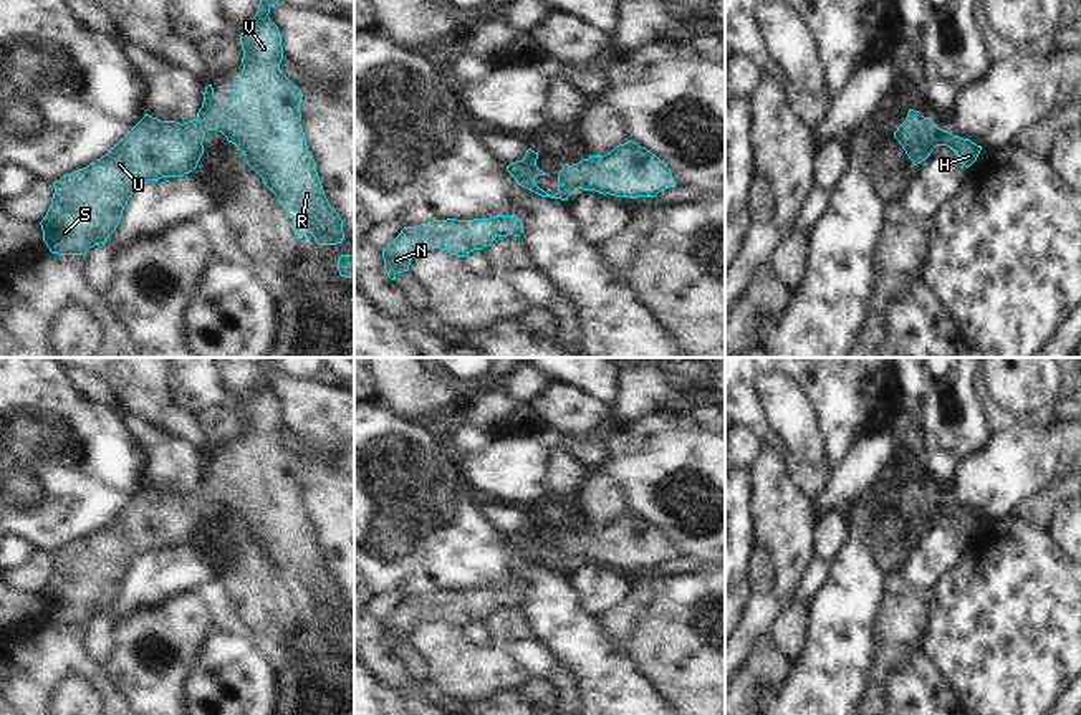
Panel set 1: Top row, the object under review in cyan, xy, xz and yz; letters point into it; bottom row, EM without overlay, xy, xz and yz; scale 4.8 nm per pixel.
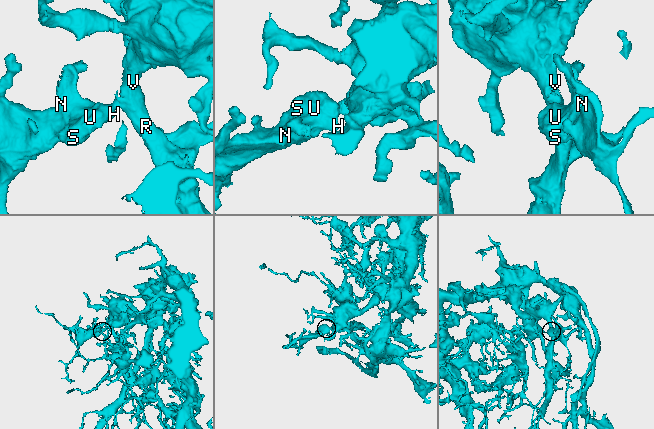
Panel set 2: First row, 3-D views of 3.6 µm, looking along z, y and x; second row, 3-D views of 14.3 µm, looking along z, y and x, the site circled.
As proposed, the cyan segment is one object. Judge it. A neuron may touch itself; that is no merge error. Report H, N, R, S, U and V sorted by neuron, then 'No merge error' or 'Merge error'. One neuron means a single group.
Groups: H N R S U V. No merge error

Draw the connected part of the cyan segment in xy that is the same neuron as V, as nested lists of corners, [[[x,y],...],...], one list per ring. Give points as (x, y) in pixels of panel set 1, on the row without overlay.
[[[257,358],[257,361],[258,382],[240,405],[243,442],[233,452],[235,465],[215,468],[214,458],[209,455],[197,488],[184,495],[144,485],[101,530],[53,553],[51,576],[40,593],[43,612],[51,624],[84,626],[91,617],[106,614],[121,591],[124,576],[139,556],[162,548],[180,548],[197,538],[204,525],[202,511],[207,501],[222,503],[228,513],[242,521],[247,535],[278,568],[286,584],[293,588],[296,607],[308,602],[318,616],[343,612],[343,591],[324,566],[316,533],[308,521],[300,495],[303,463],[280,440],[283,430],[281,405],[268,387],[270,379],[280,369],[275,358]]]

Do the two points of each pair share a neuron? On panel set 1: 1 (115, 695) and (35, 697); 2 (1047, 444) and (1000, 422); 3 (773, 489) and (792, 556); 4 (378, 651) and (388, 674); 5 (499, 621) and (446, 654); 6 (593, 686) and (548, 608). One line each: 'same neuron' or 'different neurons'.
1: same neuron
2: different neurons
3: same neuron
4: same neuron
5: different neurons
6: same neuron

